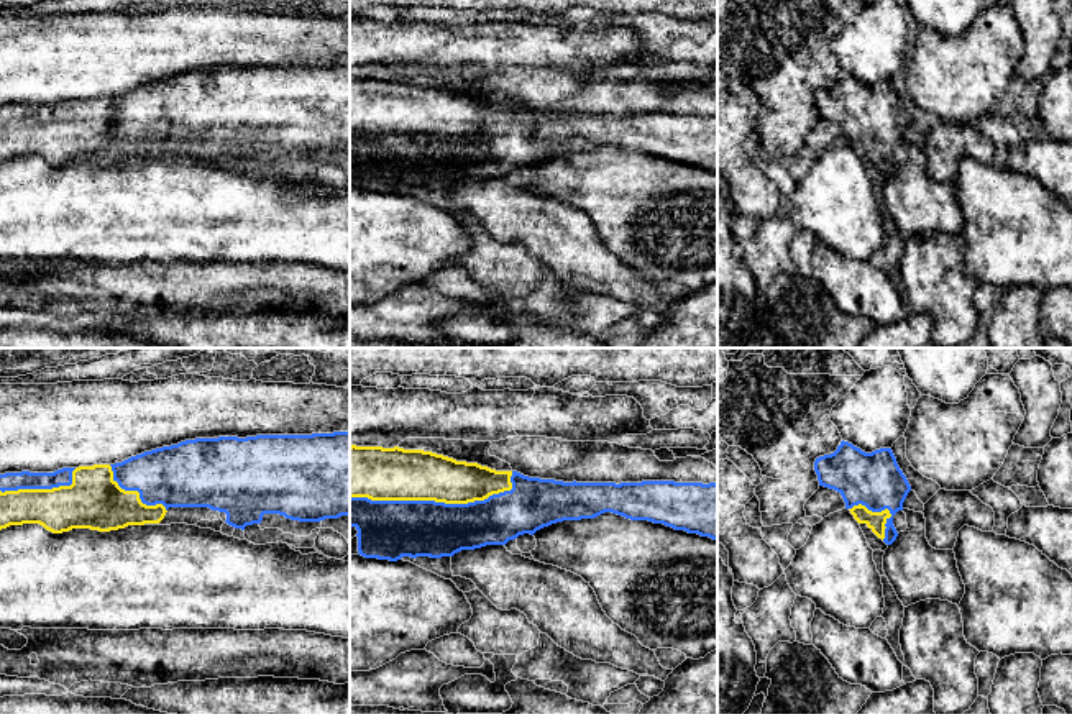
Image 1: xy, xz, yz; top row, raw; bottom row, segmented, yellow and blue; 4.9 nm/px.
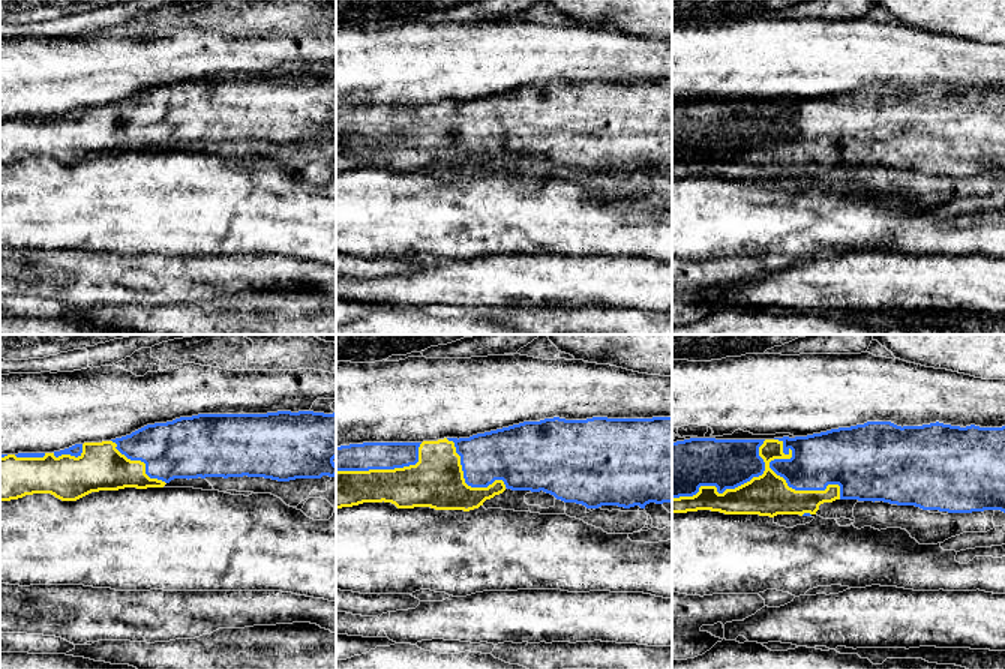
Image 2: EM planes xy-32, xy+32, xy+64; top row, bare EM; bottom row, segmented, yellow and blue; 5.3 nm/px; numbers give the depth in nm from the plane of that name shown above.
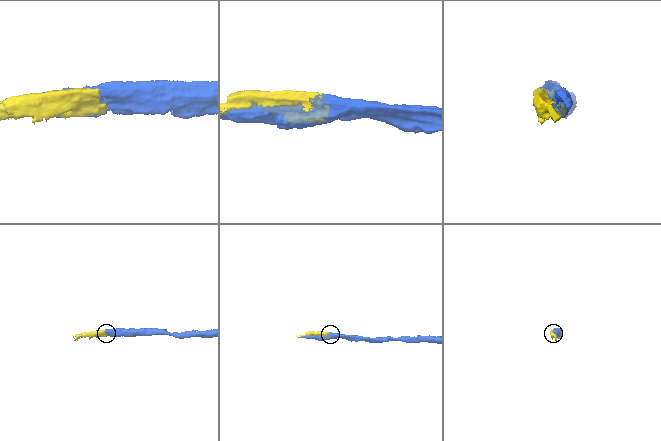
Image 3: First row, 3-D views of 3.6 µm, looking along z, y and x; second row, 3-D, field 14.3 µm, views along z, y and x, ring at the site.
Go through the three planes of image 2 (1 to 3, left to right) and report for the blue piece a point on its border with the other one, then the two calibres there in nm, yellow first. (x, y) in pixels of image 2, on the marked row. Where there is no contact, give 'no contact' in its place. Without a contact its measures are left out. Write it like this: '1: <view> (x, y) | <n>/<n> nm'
1: xy-32 (140, 461) | 260/320 nm
2: xy+32 (386, 470) | 260/150 nm
3: xy+64 (785, 482) | 220/280 nm

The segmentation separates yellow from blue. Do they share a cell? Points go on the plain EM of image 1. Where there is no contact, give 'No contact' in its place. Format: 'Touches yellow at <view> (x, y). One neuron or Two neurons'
Touches yellow at xz (439, 133). One neuron

